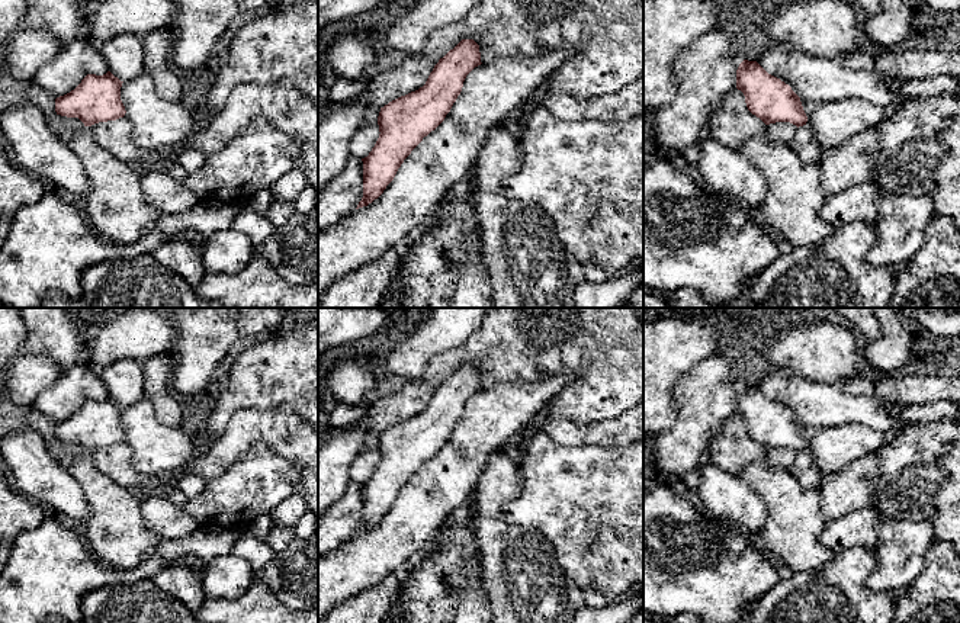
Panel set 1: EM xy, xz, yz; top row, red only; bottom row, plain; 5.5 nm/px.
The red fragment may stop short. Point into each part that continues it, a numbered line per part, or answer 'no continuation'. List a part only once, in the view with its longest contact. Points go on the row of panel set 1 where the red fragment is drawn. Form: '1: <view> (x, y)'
no continuation

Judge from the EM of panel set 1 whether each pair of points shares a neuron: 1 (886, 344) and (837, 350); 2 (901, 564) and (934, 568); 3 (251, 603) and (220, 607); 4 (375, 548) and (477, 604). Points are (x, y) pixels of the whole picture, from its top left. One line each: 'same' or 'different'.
1: different
2: different
3: same
4: different

